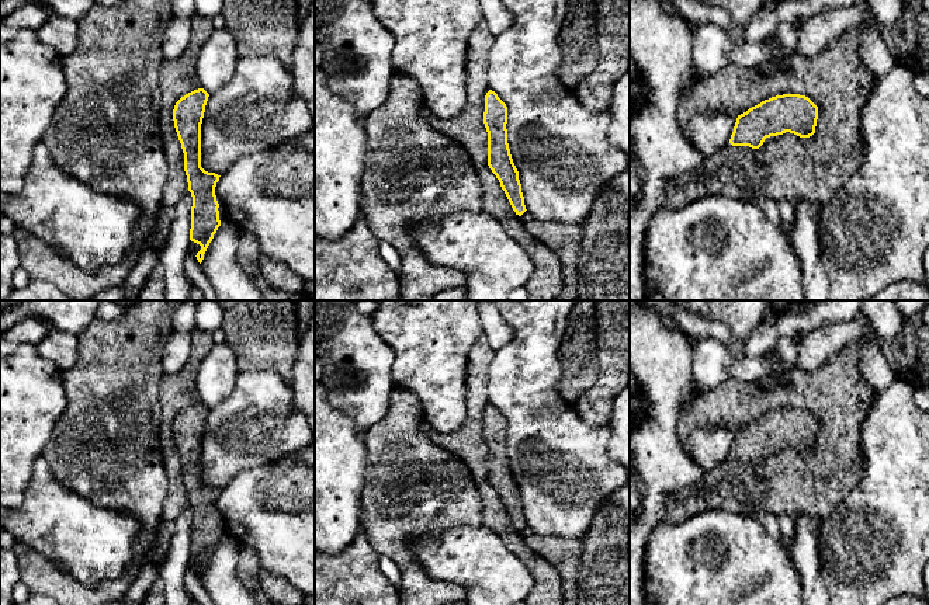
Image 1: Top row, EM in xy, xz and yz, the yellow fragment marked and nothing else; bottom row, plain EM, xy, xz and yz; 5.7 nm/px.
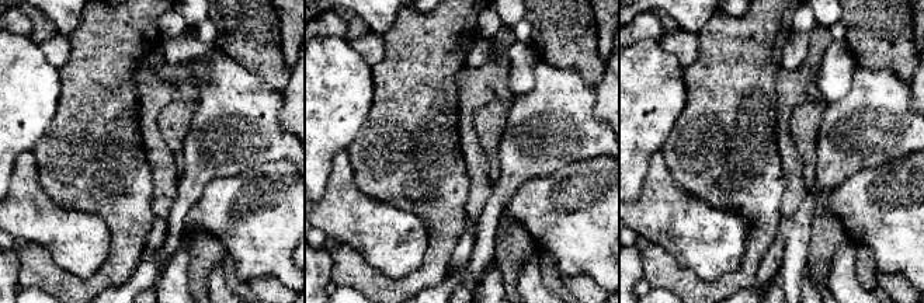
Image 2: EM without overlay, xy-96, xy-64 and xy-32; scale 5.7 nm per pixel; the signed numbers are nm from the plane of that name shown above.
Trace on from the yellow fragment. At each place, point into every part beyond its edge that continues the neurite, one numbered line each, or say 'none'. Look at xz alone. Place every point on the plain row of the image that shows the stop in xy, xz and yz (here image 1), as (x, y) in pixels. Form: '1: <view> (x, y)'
none

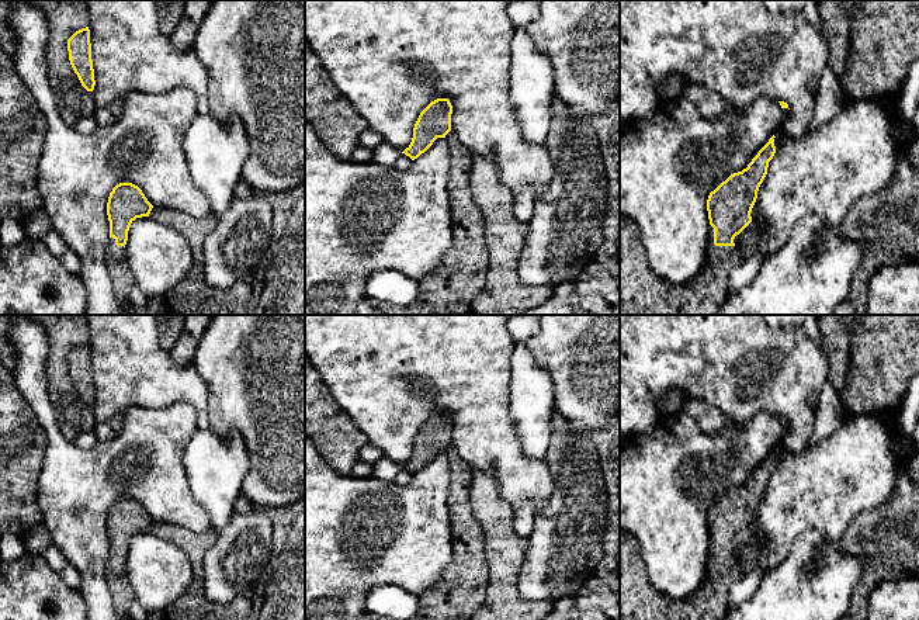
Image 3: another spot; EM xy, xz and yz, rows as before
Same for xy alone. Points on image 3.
1: xy (121, 591)

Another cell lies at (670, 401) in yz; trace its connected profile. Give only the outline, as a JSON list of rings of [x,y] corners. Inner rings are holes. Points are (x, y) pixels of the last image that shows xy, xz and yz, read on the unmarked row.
[[[670,388],[656,399],[656,411],[660,415],[674,413],[682,411],[684,394],[679,388]]]

